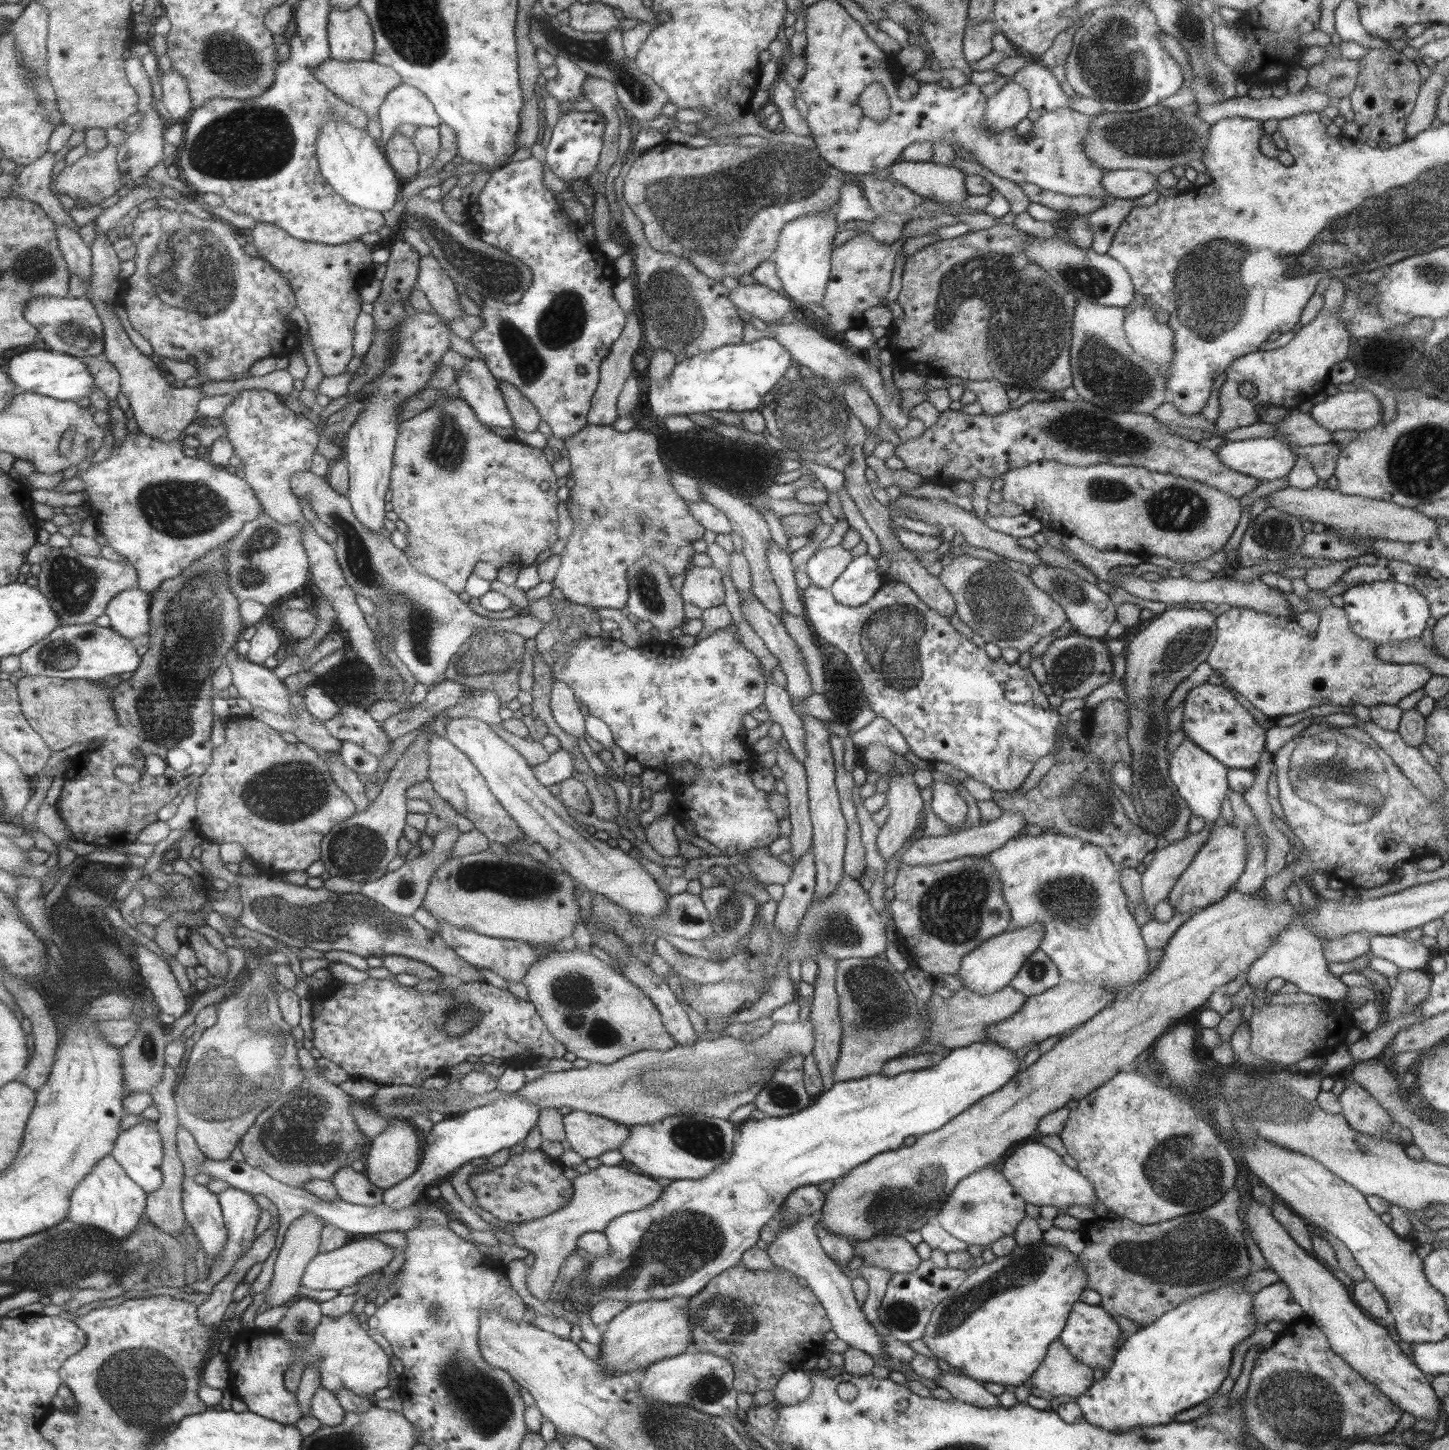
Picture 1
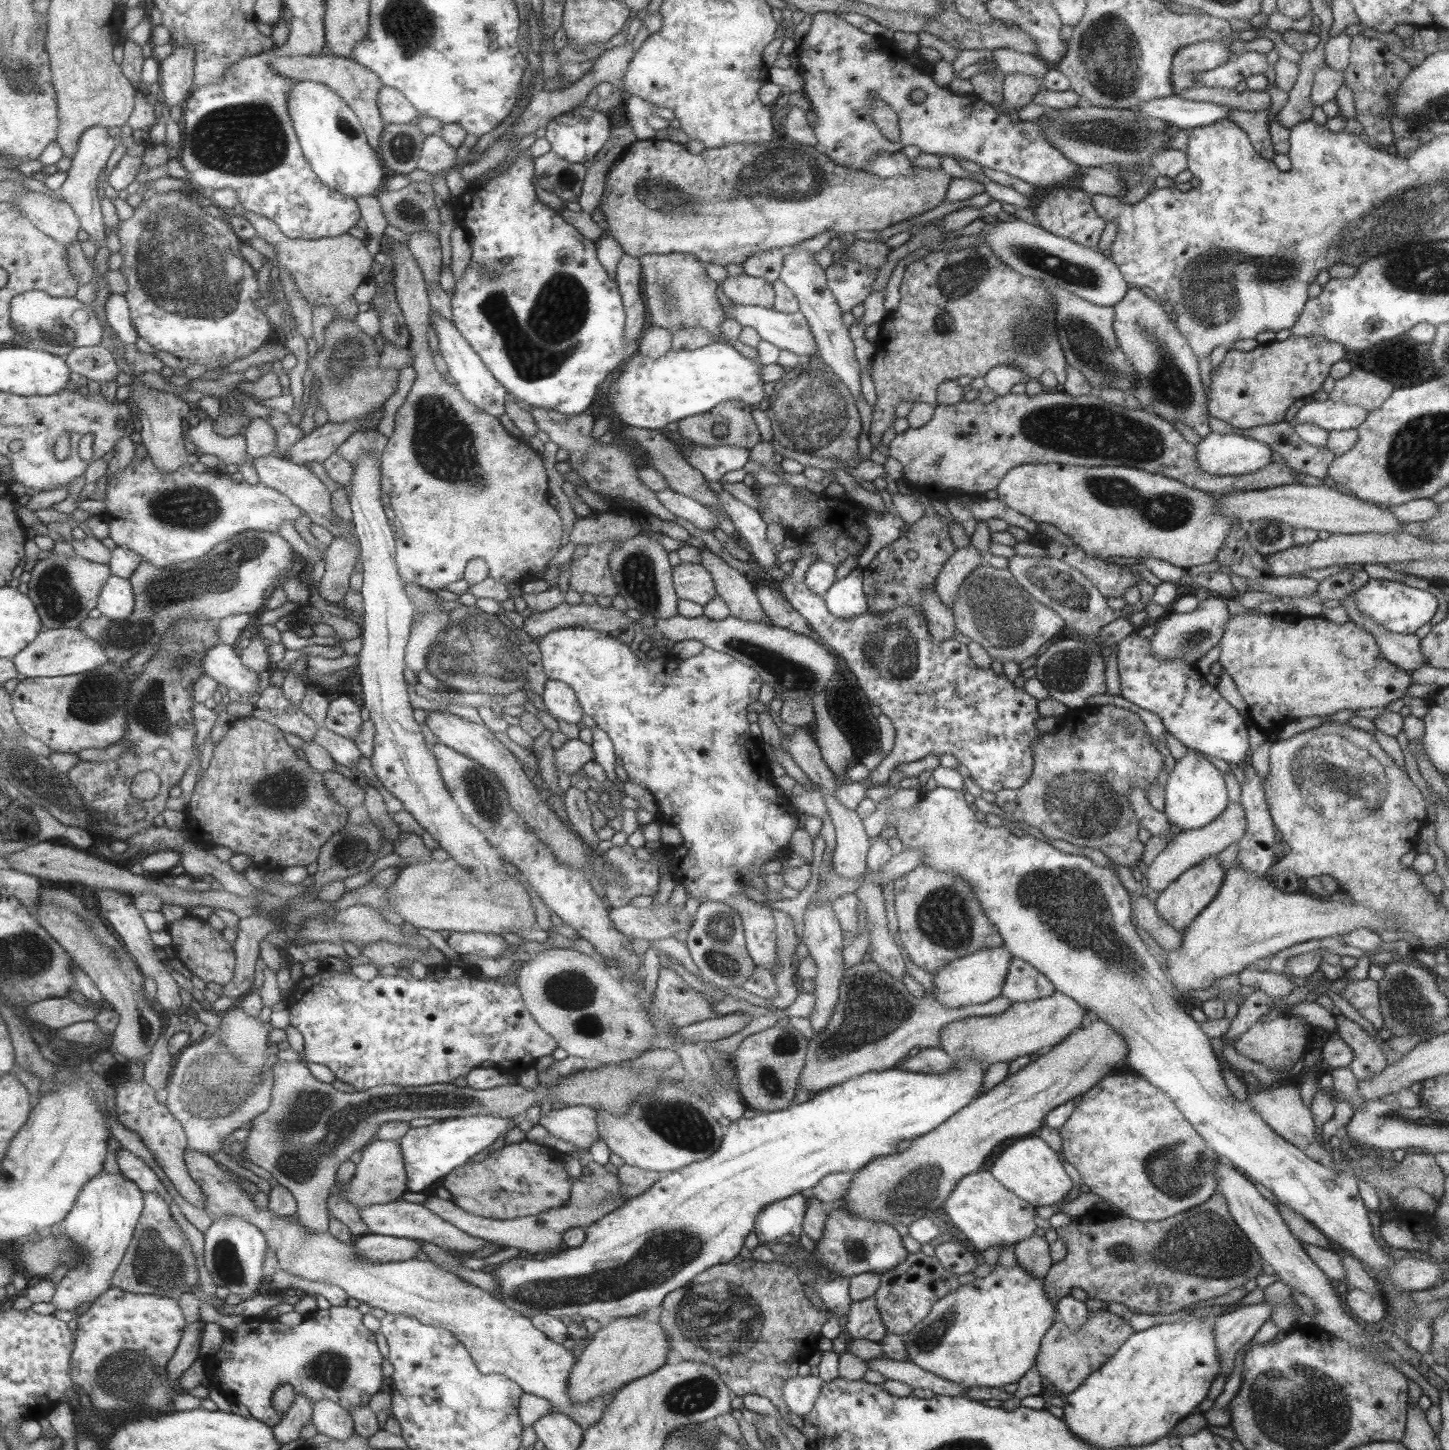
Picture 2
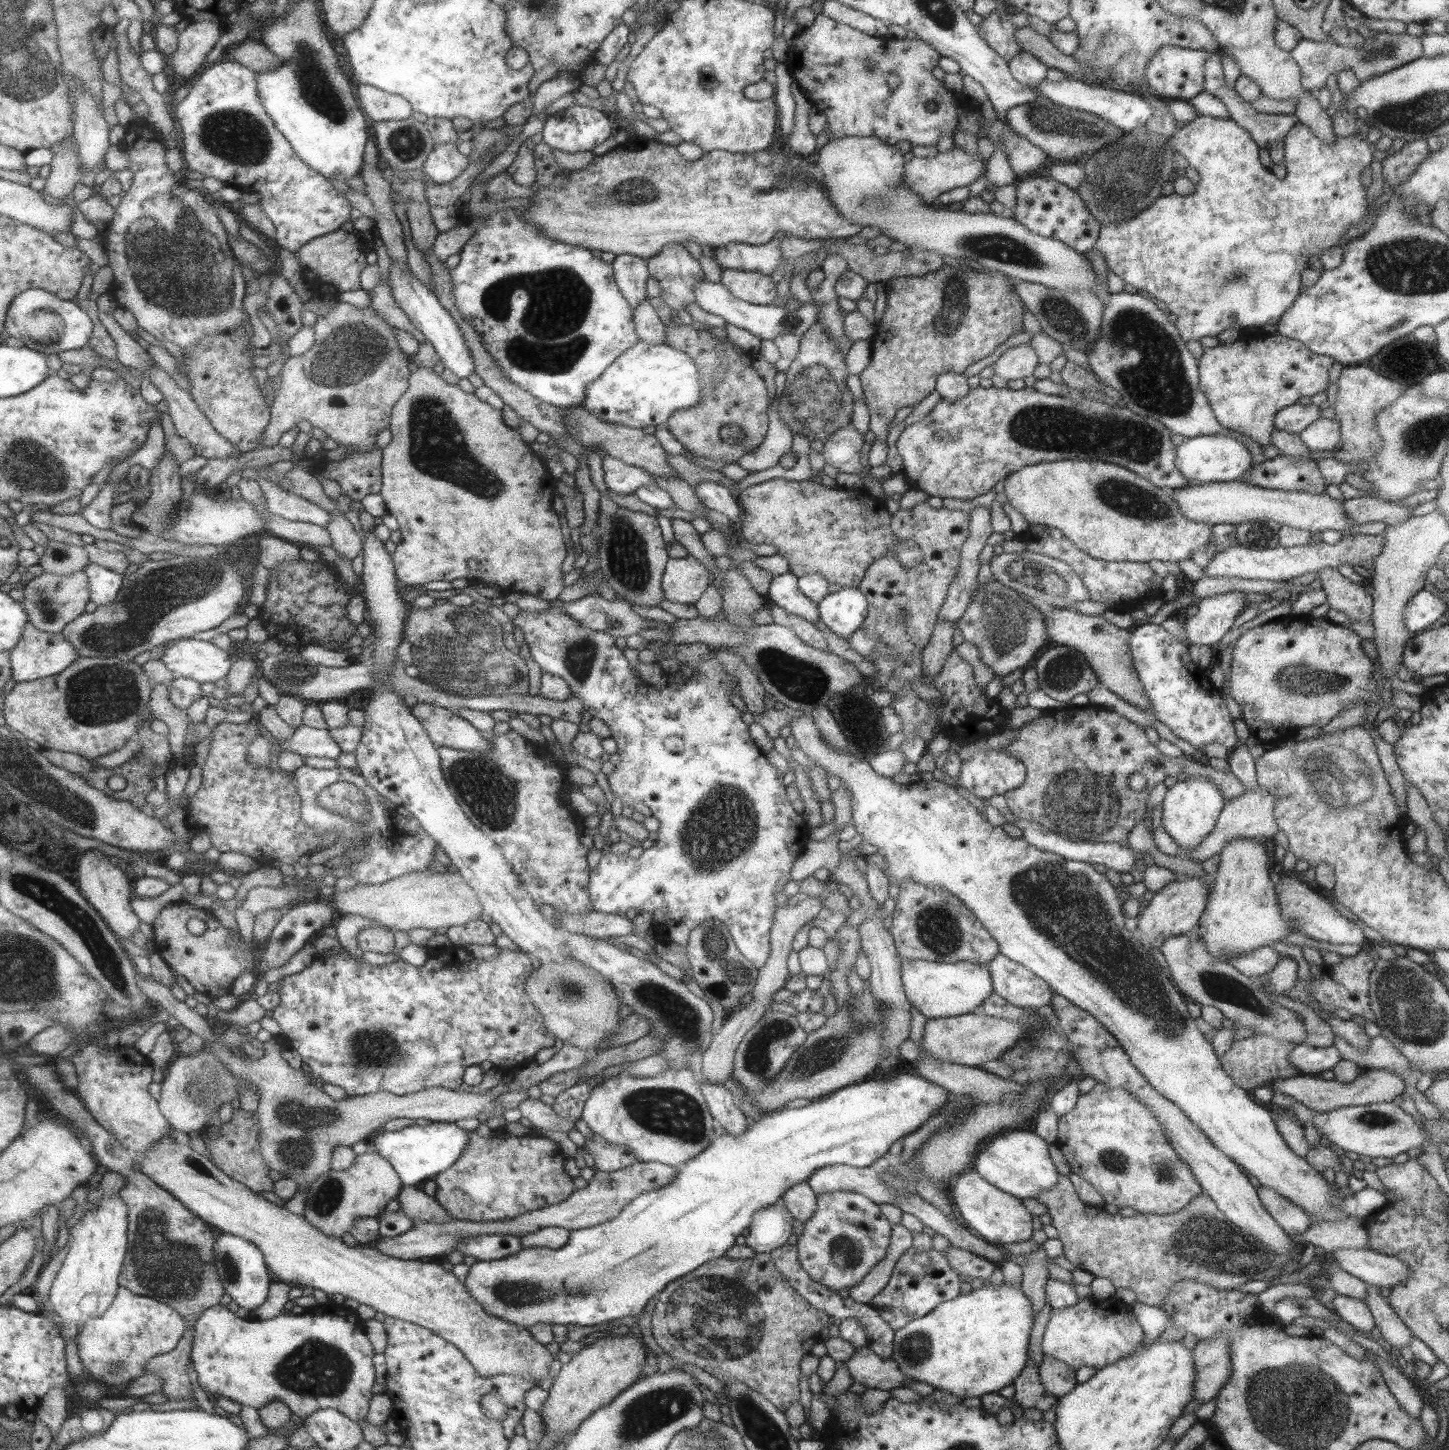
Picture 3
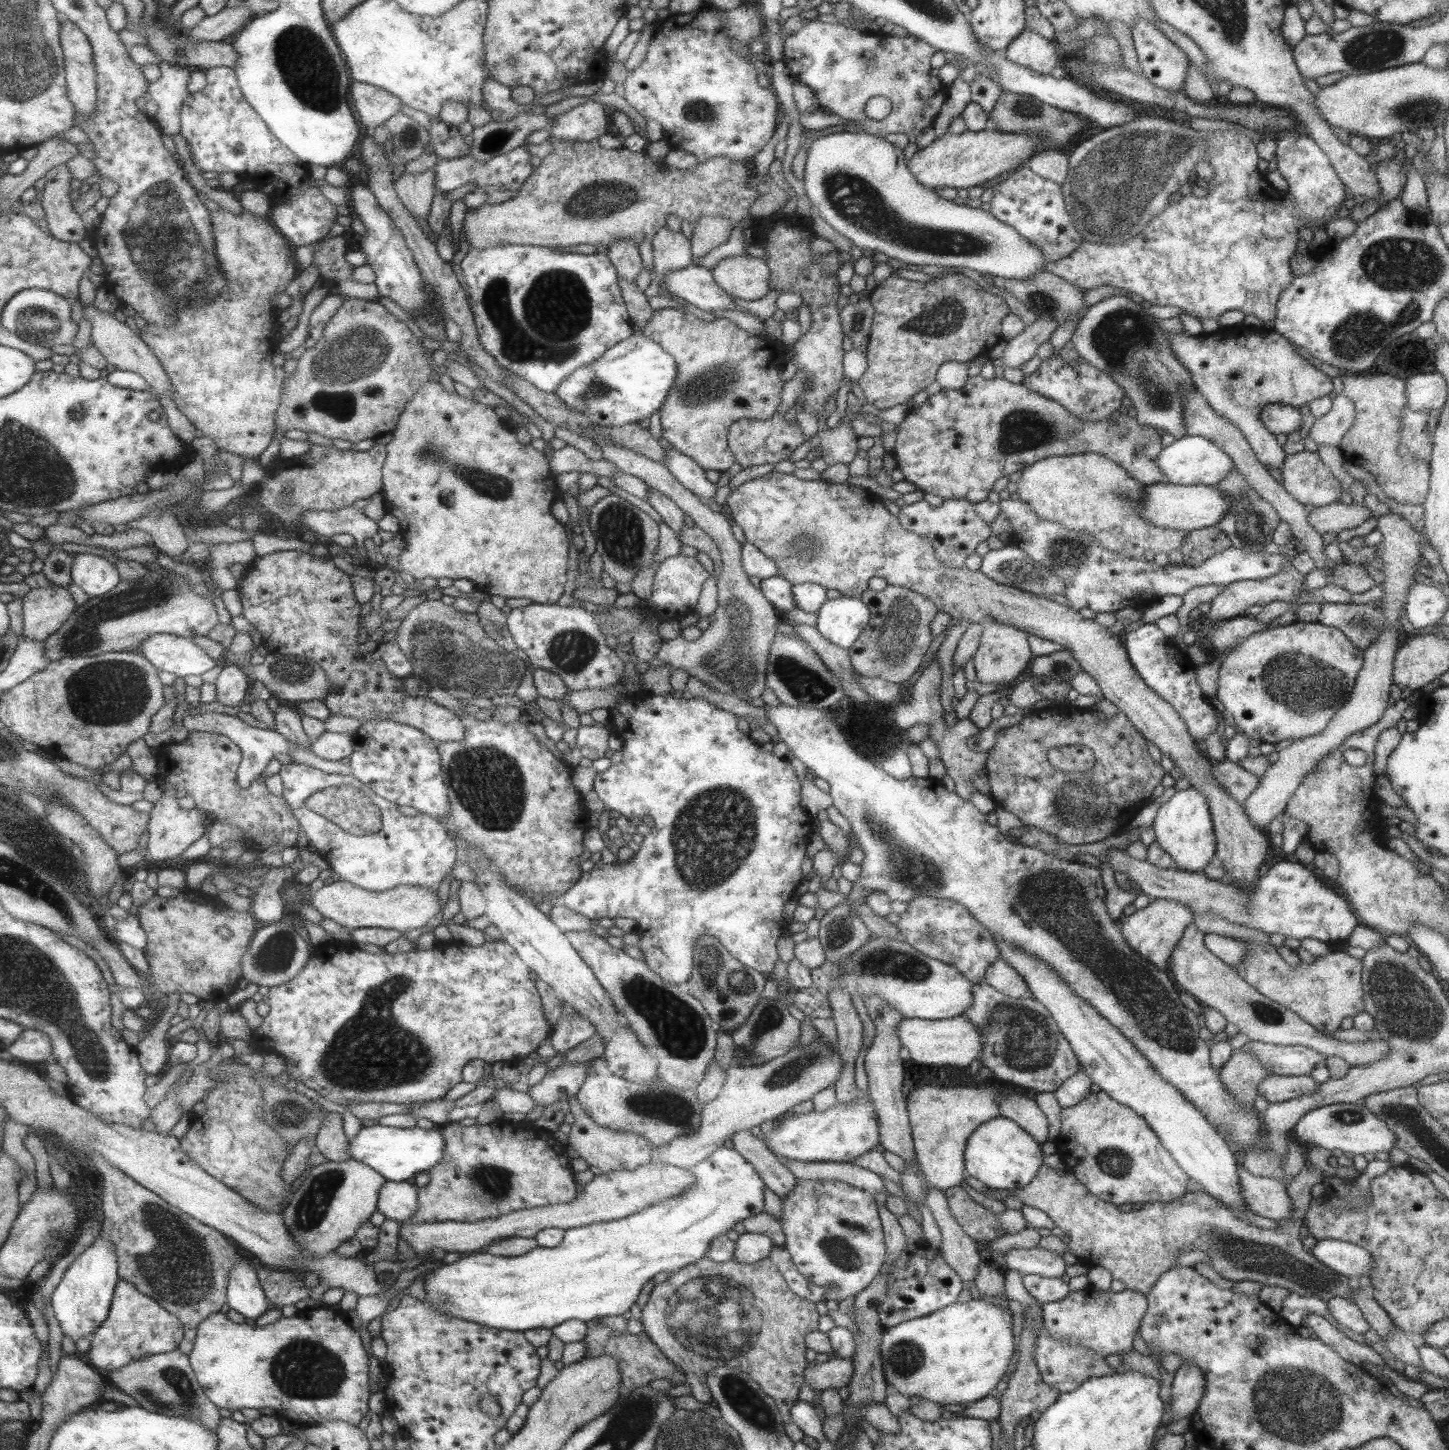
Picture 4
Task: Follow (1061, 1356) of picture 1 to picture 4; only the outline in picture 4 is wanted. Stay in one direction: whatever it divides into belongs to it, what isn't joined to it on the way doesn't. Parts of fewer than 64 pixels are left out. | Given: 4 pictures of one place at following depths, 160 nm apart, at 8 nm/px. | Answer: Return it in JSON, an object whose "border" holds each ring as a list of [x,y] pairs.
{"border":[[[1089,1284],[1081,1290],[1069,1291],[1063,1298],[1050,1303],[1040,1303],[1041,1318],[1045,1328],[1056,1339],[1075,1339],[1083,1346],[1095,1351],[1100,1357],[1105,1358],[1108,1354],[1127,1352],[1131,1350],[1133,1332],[1138,1329],[1140,1316],[1145,1312],[1146,1300],[1143,1293],[1123,1289],[1121,1292],[1097,1290]]]}

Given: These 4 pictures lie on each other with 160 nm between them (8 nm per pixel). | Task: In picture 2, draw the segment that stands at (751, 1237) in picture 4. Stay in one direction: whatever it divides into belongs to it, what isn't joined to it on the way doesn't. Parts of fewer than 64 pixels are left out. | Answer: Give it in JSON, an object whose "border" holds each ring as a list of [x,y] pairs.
{"border":[[[803,1192],[764,1206],[756,1214],[752,1228],[759,1244],[796,1244],[802,1232],[806,1203],[807,1196]]]}

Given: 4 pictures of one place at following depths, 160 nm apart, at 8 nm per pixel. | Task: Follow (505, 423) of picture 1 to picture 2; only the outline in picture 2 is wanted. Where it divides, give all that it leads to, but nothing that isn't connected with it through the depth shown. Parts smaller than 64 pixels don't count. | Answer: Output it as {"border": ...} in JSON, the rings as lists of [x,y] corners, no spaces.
{"border":[[[436,309],[431,313],[431,322],[438,337],[439,351],[449,365],[450,376],[464,392],[465,398],[473,401],[473,404],[476,404],[479,408],[485,409],[485,412],[490,412],[493,416],[501,416],[504,413],[504,404],[509,394],[497,382],[497,377],[489,370],[481,355],[465,338],[460,328]]]}

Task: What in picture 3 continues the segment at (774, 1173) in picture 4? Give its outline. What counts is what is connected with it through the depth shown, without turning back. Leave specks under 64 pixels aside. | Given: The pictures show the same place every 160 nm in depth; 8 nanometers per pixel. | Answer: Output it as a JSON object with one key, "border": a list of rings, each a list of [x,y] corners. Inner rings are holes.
{"border":[[[700,1080],[700,1089],[706,1100],[711,1117],[715,1124],[723,1127],[727,1135],[731,1137],[741,1137],[747,1129],[745,1116],[738,1109],[739,1105],[735,1103],[731,1093],[723,1084],[714,1084]],[[807,1182],[791,1184],[780,1198],[779,1204],[789,1211],[792,1218],[801,1223],[807,1220],[816,1208],[816,1194],[807,1185]]]}

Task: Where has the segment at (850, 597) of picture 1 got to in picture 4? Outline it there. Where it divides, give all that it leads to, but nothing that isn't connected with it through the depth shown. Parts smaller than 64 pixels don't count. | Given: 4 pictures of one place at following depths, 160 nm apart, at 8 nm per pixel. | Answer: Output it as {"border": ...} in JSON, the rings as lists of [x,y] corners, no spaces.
{"border":[[[840,596],[827,599],[816,612],[814,627],[825,641],[849,649],[870,619],[869,609],[860,598]]]}

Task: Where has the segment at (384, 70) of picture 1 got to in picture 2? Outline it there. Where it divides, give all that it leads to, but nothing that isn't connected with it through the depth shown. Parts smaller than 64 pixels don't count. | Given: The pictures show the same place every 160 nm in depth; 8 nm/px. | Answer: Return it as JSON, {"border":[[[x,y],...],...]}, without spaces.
{"border":[[[275,55],[270,60],[272,69],[281,76],[288,76],[295,81],[314,80],[328,84],[335,89],[352,107],[360,118],[371,148],[380,155],[382,138],[387,123],[383,120],[378,98],[383,81],[378,74],[369,70],[366,66],[351,60],[349,57],[331,55]]]}

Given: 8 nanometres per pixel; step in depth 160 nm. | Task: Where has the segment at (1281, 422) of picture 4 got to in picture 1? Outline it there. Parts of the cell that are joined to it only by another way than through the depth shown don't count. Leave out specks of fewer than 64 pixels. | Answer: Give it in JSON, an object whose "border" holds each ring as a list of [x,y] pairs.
{"border":[[[1366,390],[1337,392],[1314,404],[1308,413],[1331,433],[1356,433],[1380,421],[1379,401]]]}

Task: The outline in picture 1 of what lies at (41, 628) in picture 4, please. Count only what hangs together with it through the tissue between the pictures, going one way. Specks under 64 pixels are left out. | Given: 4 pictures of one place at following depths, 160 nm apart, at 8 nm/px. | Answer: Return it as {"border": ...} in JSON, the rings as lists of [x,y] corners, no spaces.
{"border":[[[72,546],[54,547],[51,554],[42,562],[38,574],[38,587],[48,597],[53,610],[60,616],[63,625],[94,623],[101,614],[106,614],[109,602],[124,590],[139,587],[138,570],[129,563],[107,560],[101,556],[87,556],[77,552]]]}

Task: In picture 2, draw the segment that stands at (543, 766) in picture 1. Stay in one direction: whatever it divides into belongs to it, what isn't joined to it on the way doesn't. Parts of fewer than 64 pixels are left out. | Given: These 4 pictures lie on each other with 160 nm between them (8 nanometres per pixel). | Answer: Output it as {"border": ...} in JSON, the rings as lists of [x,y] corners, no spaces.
{"border":[[[578,737],[567,739],[554,751],[554,767],[557,772],[570,776],[582,768],[582,764],[594,757],[592,746]]]}

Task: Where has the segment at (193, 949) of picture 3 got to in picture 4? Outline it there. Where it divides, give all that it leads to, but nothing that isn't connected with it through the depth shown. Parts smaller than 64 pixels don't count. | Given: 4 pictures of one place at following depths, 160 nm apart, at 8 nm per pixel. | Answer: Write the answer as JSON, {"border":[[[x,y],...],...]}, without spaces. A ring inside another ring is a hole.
{"border":[[[183,889],[174,897],[163,898],[159,895],[153,897],[141,906],[138,918],[148,938],[146,950],[143,953],[150,973],[148,975],[143,973],[143,975],[147,976],[148,980],[152,980],[160,992],[169,995],[175,992],[181,994],[189,992],[199,999],[221,1002],[226,1001],[238,989],[240,979],[244,978],[243,953],[249,948],[250,942],[260,927],[251,910],[244,912],[233,910],[208,893],[196,889]],[[221,927],[226,927],[230,931],[230,937],[225,938],[219,934]]]}

